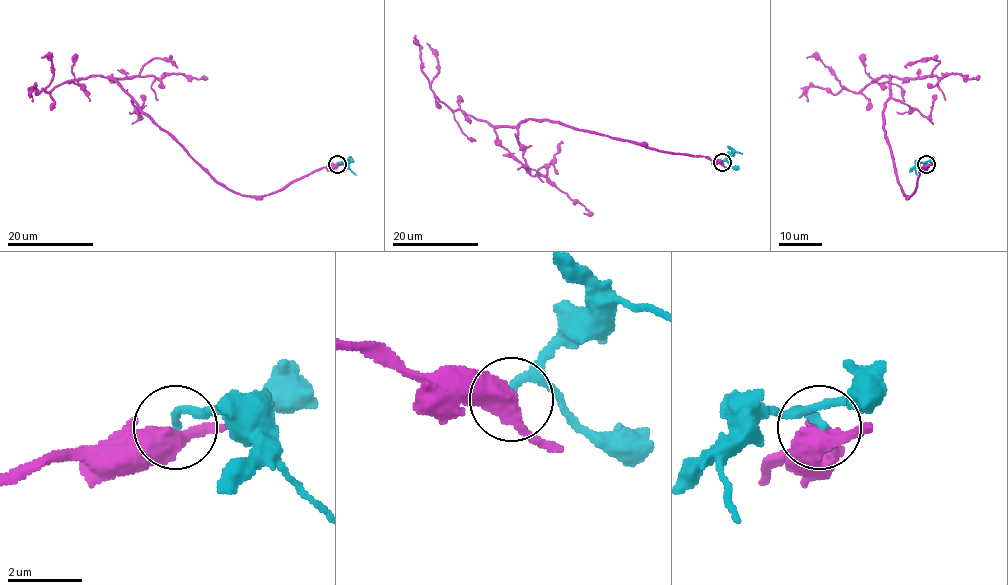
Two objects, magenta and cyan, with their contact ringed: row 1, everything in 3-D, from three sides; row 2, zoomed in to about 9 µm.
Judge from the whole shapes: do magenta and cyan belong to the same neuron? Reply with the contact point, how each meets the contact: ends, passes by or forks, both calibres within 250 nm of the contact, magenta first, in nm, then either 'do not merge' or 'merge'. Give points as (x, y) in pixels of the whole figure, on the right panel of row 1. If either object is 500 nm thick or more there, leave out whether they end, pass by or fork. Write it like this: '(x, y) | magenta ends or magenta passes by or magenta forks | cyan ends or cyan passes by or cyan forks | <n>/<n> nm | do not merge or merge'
(926, 164) | magenta passes by | cyan ends | 480/240 nm | do not merge

